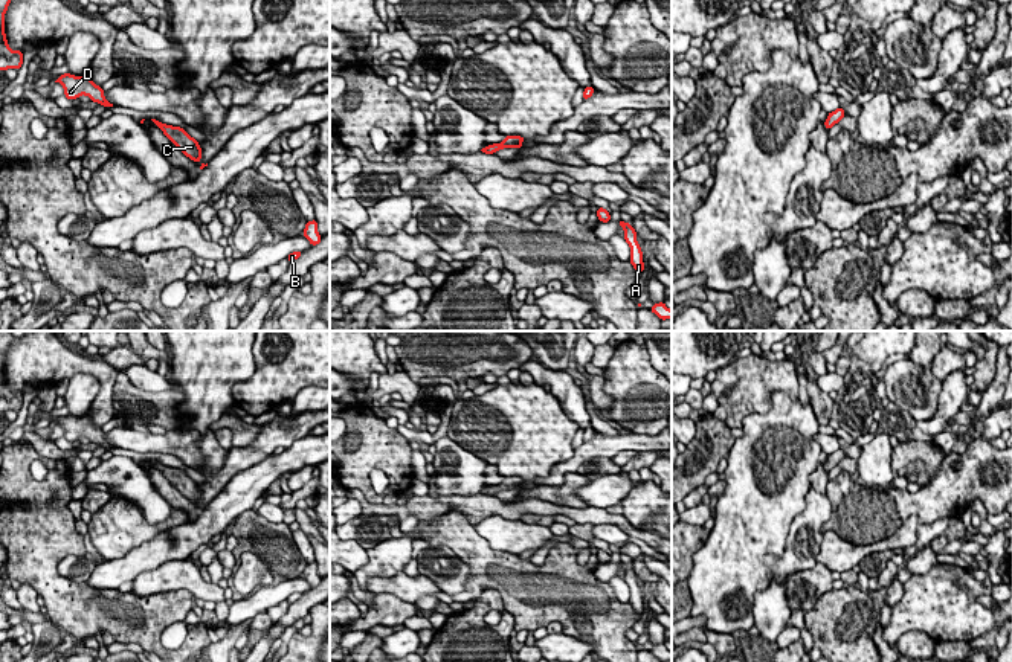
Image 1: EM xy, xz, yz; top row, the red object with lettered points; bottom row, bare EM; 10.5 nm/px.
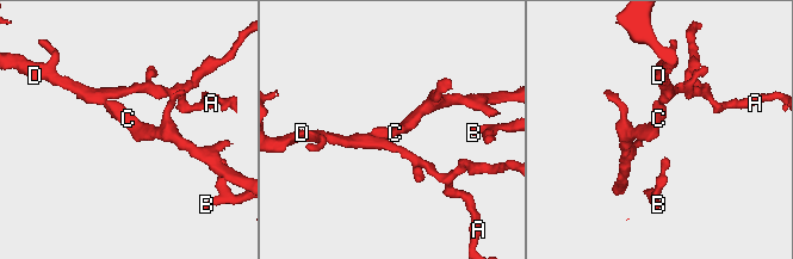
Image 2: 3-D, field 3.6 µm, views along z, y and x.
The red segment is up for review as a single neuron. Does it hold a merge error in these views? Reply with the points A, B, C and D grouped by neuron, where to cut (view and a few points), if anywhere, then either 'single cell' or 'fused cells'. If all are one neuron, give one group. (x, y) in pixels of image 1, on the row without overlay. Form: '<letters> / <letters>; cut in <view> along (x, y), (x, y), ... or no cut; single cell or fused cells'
A B C D; no cut; single cell

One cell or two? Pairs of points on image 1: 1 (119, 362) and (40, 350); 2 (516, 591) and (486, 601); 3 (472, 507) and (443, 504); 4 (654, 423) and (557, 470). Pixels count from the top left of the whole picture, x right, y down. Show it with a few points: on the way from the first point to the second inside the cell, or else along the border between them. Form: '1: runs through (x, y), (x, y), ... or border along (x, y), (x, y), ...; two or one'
1: border along (99, 359), (119, 371); two
2: border along (486, 588), (499, 594), (515, 629); two
3: runs through (464, 504), (451, 504); one
4: border along (631, 432), (655, 437); two

